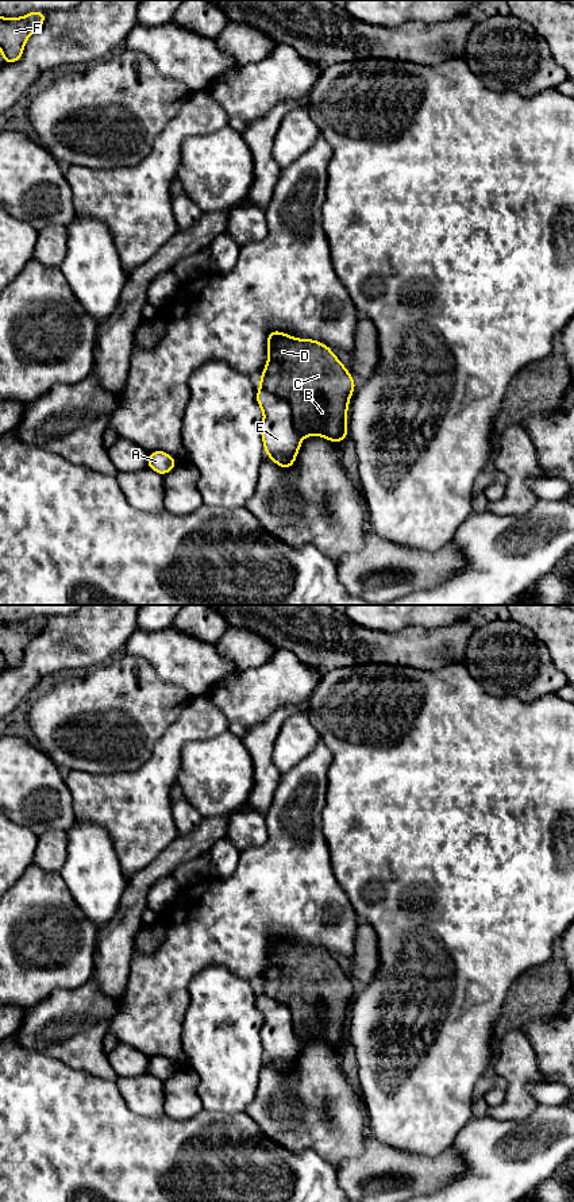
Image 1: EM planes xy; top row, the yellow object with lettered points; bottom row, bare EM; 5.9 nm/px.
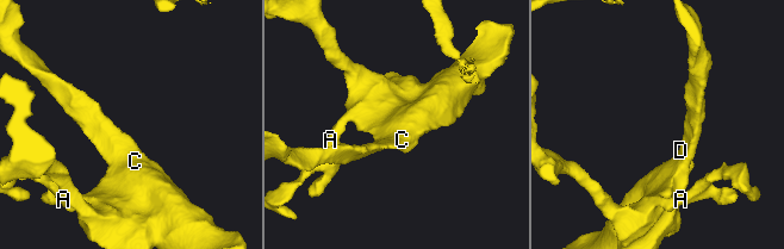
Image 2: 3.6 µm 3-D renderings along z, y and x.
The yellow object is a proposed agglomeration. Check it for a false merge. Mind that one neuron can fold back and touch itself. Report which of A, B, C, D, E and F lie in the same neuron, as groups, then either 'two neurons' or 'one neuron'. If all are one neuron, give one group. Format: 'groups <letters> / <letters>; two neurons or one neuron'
groups A E / B C D F; two neurons

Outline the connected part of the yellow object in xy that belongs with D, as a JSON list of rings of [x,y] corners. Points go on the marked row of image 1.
[[[267,332],[267,363],[259,386],[290,404],[303,438],[321,436],[336,444],[348,438],[347,411],[355,381],[327,344]]]

